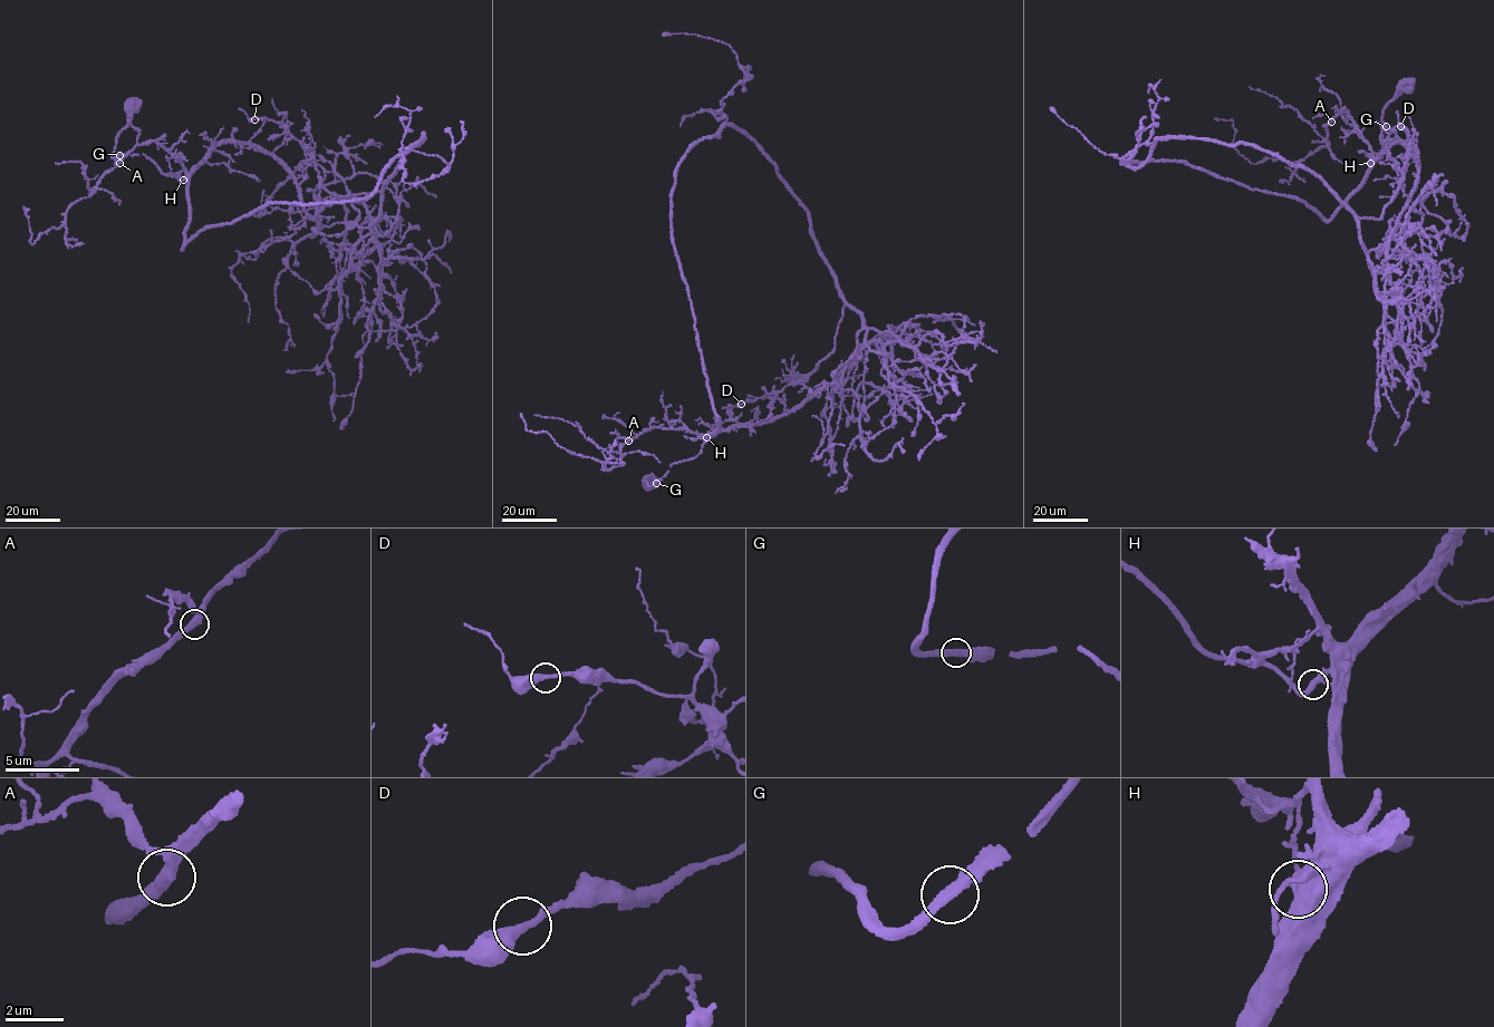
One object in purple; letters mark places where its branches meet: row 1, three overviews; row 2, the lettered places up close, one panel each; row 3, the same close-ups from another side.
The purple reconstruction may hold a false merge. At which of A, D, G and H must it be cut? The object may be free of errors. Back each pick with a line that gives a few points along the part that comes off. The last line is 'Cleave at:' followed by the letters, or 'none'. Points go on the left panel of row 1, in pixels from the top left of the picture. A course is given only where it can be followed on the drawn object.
Cleave at: none

